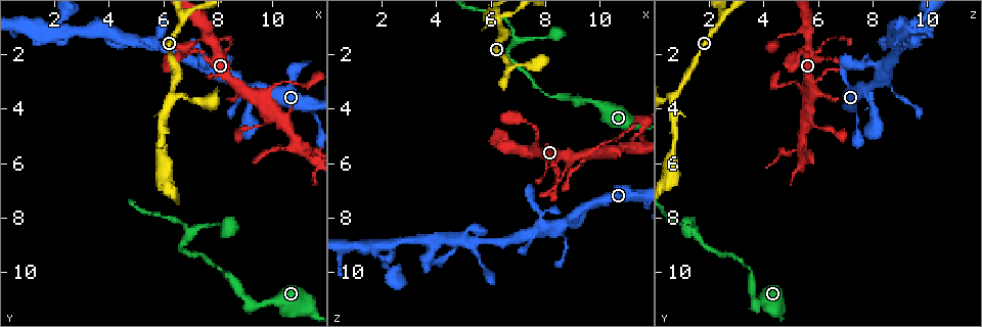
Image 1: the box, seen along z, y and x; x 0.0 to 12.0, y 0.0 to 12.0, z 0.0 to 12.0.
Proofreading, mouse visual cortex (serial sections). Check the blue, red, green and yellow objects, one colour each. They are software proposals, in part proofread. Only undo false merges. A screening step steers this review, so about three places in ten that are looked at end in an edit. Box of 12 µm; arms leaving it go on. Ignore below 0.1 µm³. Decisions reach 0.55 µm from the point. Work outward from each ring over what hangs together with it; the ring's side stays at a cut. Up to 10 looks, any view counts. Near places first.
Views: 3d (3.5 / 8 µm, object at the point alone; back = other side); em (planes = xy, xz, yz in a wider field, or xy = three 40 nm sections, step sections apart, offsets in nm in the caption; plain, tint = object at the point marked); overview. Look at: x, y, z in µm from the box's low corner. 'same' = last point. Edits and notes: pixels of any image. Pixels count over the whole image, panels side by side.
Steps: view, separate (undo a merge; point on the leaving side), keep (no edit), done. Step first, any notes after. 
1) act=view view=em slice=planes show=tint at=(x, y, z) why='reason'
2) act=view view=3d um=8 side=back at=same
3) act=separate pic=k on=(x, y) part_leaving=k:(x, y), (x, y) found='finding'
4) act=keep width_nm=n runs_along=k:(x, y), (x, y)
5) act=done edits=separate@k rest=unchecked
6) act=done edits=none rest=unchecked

act=view view=3d um=3.5 at=(6.9, 8.7, 1.5) why='side arm on a straight run'

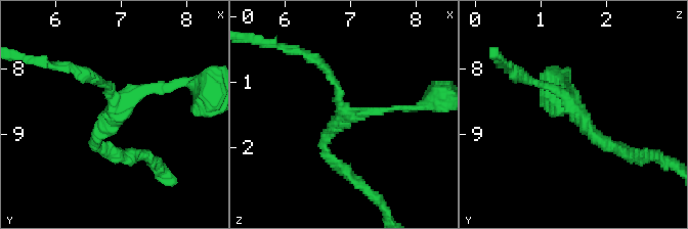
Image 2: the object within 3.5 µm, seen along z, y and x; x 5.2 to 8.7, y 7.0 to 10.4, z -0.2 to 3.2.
act=view view=em slice=planes show=tint at=(6.90, 8.65, 1.50) arms=3 arm_widths_nm=150,150,200

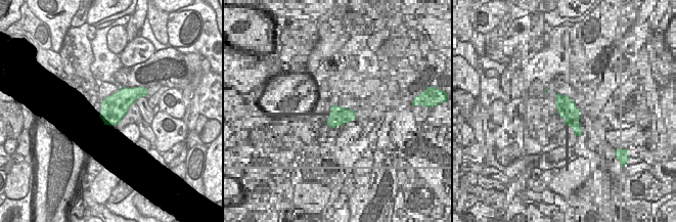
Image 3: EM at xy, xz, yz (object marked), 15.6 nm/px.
act=keep runs_along=2:(104, 149), (94, 140), (129, 96), (173, 87) found='one cell here'

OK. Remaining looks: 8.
act=view view=3d um=3.5 at=(7.6, 1.1, 5.5) why='thin arm on a thick one'

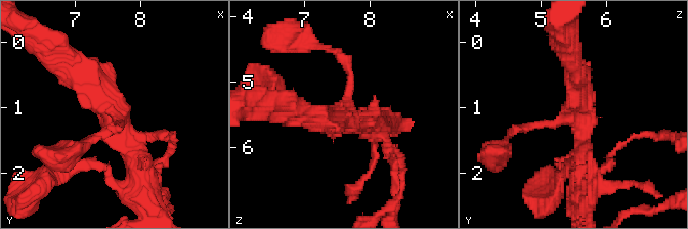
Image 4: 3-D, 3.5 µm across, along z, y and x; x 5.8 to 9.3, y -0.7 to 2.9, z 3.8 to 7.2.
act=view view=em slice=xy step=1 show=tint at=(7.65, 1.15, 5.55) arms=3 arm_widths_nm=150,350,400

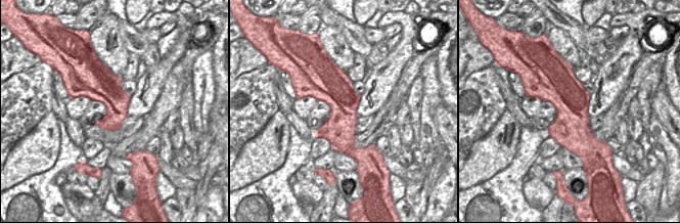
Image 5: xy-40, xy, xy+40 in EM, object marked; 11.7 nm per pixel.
act=keep found='continuous, no second cell'

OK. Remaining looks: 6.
act=view view=3d um=3.5 at=(1.9, 1.1, 9.1) why='two arms in line, one across'

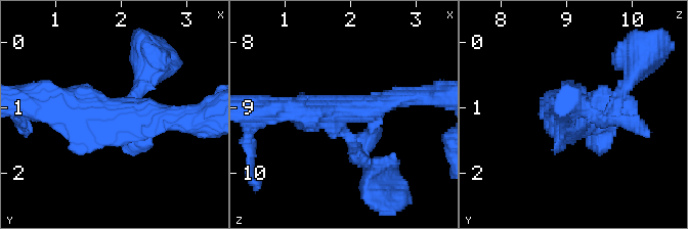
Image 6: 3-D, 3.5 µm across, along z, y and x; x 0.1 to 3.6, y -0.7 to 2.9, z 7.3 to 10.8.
act=keep runs_along=6:(177, 119), (76, 116), (42, 103) found='all the same cell'

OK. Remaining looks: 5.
act=view view=3d um=8 at=(9.7, 3.8, 5.6) why='thick turns thin'

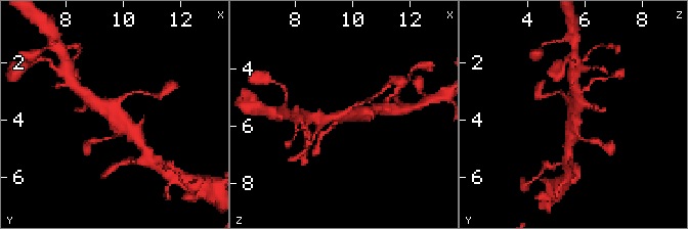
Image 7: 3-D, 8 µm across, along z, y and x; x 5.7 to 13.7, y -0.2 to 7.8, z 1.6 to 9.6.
act=view view=em slice=xy step=2 show=tint at=(9.7, 3.7, 5.6) why='need the tissue'

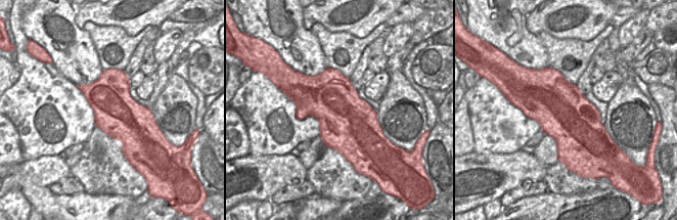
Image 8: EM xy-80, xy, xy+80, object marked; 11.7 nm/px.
act=keep runs_along=7:(90, 99), (111, 107), (135, 135) found='all the same cell'

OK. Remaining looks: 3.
act=done edits=none rest=unchecked

